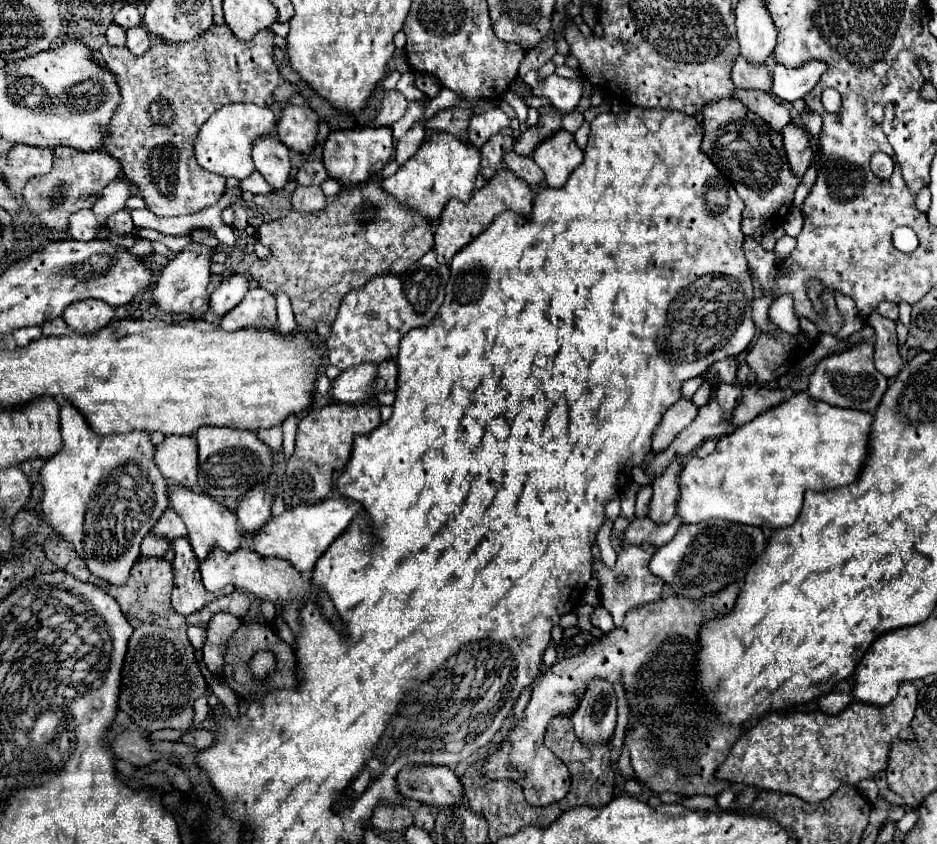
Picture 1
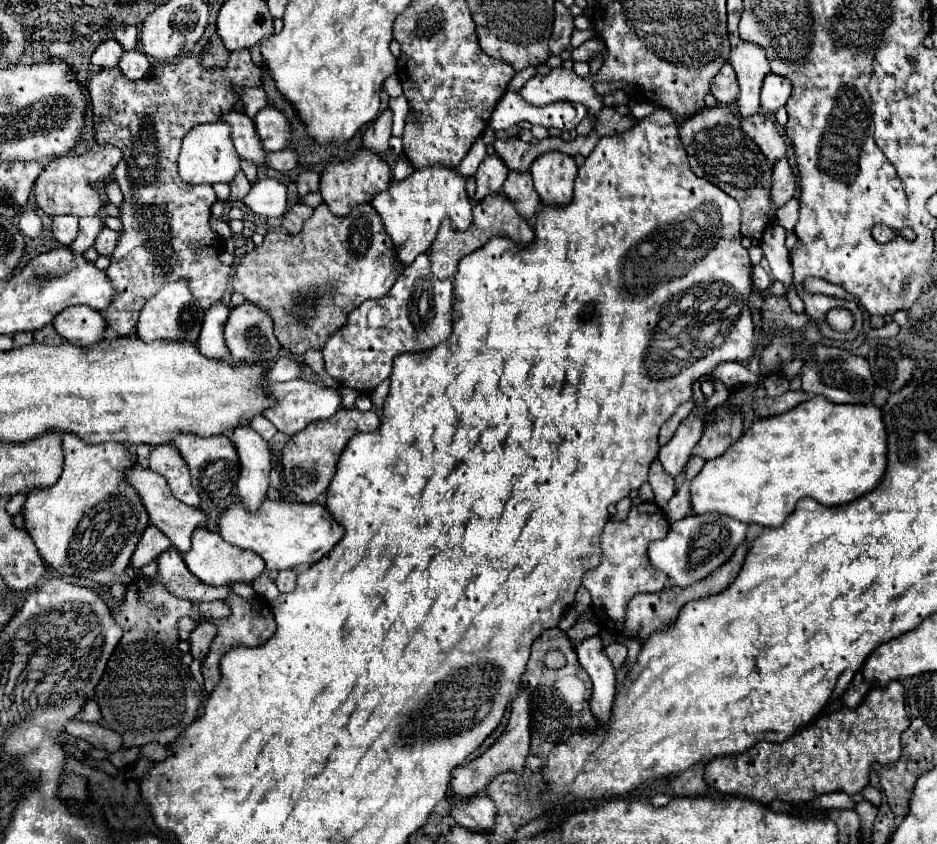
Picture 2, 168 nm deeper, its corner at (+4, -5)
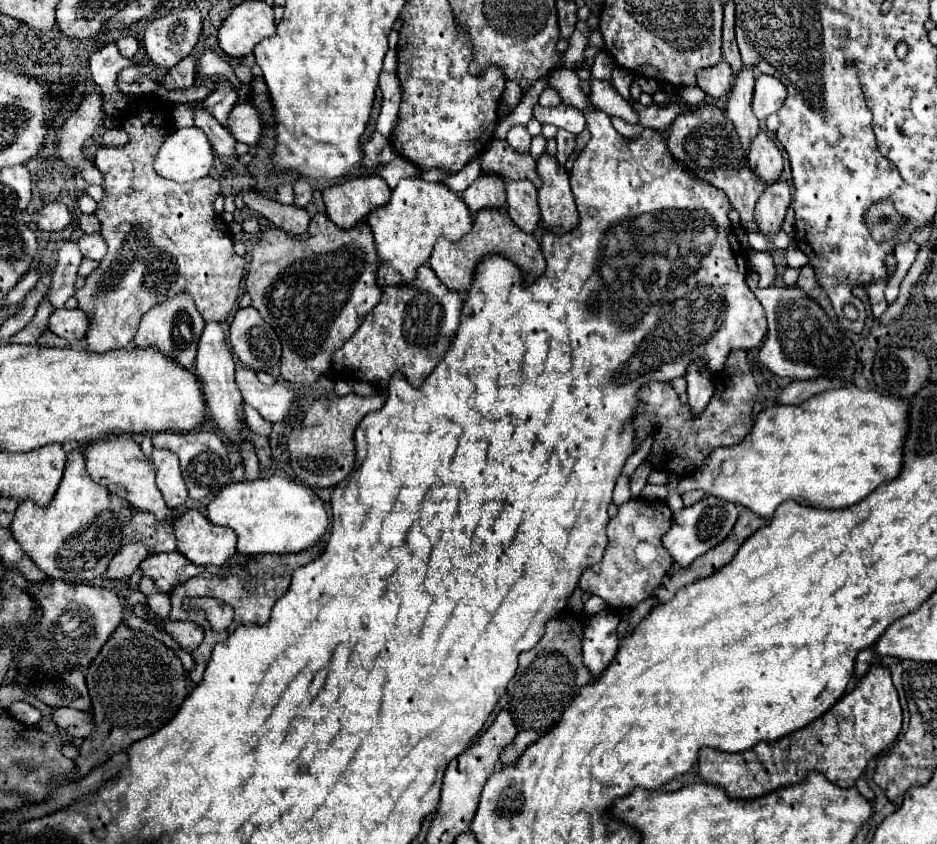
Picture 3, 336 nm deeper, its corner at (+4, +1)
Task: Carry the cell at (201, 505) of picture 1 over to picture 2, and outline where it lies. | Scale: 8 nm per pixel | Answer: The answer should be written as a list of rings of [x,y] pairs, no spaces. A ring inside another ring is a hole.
[[[132,464],[132,468],[128,468],[128,472],[124,474],[124,480],[136,488],[136,494],[140,496],[148,516],[150,516],[150,522],[160,528],[170,540],[172,544],[180,550],[180,552],[188,552],[190,550],[190,536],[196,528],[200,526],[206,526],[206,514],[198,508],[192,508],[192,506],[186,506],[182,504],[180,500],[176,500],[172,494],[170,494],[170,488],[166,484],[166,480],[158,474],[158,472],[152,472],[148,466],[142,466],[142,464]]]

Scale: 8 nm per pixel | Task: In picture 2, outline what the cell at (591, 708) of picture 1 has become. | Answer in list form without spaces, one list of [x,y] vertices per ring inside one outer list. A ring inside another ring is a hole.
[[[600,634],[590,636],[582,640],[576,648],[578,660],[582,668],[592,678],[592,696],[590,696],[590,708],[598,722],[608,720],[612,700],[616,694],[616,670],[610,662],[610,658],[604,654],[604,644]]]

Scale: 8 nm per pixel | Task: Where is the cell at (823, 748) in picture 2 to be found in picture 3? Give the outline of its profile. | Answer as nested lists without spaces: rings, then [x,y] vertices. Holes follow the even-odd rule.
[[[872,666],[854,692],[842,696],[826,714],[802,730],[776,742],[760,742],[738,754],[702,748],[698,756],[700,776],[708,784],[722,786],[730,798],[760,798],[782,786],[804,782],[810,772],[820,772],[832,784],[850,788],[864,772],[868,760],[896,742],[900,728],[902,708],[890,670],[884,666]]]

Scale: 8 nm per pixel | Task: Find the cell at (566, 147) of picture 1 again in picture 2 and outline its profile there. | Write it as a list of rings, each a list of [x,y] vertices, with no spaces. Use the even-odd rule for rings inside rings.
[[[562,152],[542,154],[532,164],[530,174],[534,188],[544,206],[566,206],[572,200],[572,186],[578,174],[578,166],[572,156]]]

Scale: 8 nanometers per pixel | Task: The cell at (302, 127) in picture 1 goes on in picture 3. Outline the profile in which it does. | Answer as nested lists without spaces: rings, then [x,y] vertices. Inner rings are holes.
[[[240,102],[234,106],[232,110],[232,130],[230,134],[238,140],[238,142],[244,142],[248,144],[250,148],[258,146],[260,142],[260,136],[262,136],[262,118],[260,118],[260,110],[250,104],[250,102]]]

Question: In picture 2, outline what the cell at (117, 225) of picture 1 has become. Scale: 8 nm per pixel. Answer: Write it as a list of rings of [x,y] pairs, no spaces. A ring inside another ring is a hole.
[[[104,228],[104,230],[100,232],[100,236],[96,238],[94,248],[96,248],[96,252],[98,252],[100,256],[112,256],[112,252],[114,252],[114,248],[116,248],[116,240],[118,240],[118,232],[114,232],[114,230],[110,230],[110,228]]]

